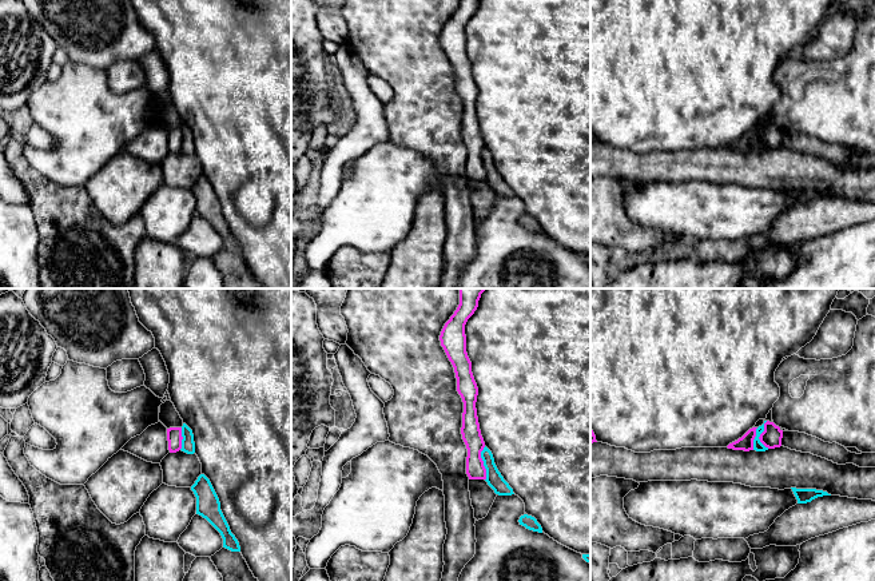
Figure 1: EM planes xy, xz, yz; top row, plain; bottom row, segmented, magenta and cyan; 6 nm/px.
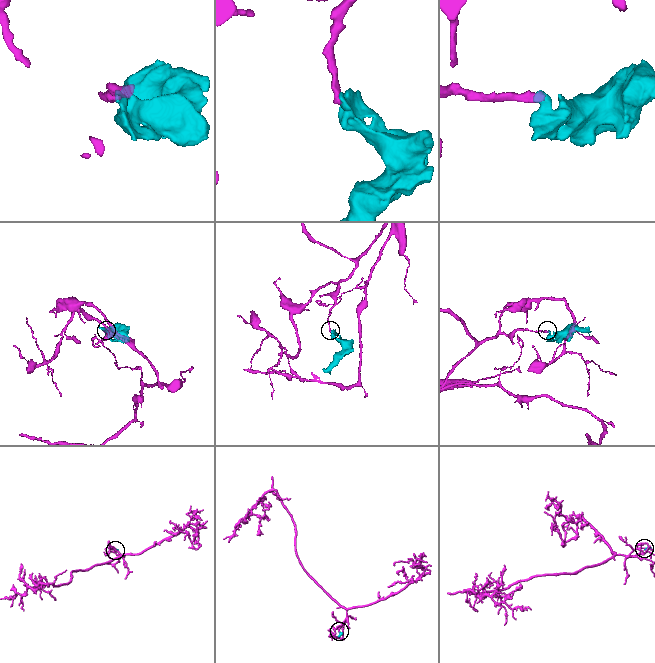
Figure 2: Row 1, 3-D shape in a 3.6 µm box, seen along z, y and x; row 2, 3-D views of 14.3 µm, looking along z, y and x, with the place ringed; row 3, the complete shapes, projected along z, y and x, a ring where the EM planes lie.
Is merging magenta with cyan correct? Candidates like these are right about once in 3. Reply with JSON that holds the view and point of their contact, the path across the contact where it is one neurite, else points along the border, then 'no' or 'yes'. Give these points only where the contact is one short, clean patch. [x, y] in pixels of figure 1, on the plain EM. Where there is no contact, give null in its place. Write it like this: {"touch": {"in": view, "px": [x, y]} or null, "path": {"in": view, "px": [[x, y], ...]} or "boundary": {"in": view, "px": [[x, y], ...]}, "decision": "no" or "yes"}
{"touch": {"in": "yz", "px": [759, 138]}, "boundary": {"in": "yz", "px": [[767, 122], [763, 132], [755, 138], [752, 150]]}, "decision": "no"}

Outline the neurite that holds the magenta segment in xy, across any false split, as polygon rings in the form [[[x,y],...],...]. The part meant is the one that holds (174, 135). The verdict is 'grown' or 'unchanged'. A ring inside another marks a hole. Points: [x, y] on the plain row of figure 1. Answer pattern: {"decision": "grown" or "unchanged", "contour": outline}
{"decision": "unchanged", "contour": [[[182,128],[167,130],[167,142],[170,154],[176,154],[182,150]]]}

